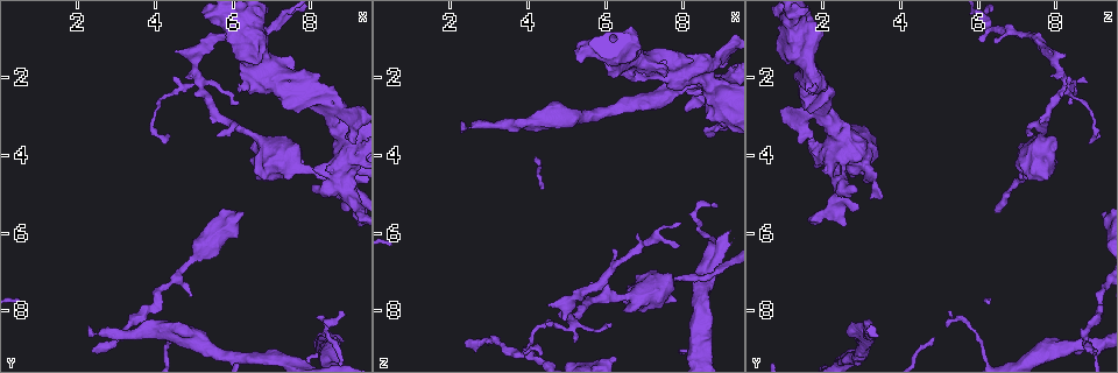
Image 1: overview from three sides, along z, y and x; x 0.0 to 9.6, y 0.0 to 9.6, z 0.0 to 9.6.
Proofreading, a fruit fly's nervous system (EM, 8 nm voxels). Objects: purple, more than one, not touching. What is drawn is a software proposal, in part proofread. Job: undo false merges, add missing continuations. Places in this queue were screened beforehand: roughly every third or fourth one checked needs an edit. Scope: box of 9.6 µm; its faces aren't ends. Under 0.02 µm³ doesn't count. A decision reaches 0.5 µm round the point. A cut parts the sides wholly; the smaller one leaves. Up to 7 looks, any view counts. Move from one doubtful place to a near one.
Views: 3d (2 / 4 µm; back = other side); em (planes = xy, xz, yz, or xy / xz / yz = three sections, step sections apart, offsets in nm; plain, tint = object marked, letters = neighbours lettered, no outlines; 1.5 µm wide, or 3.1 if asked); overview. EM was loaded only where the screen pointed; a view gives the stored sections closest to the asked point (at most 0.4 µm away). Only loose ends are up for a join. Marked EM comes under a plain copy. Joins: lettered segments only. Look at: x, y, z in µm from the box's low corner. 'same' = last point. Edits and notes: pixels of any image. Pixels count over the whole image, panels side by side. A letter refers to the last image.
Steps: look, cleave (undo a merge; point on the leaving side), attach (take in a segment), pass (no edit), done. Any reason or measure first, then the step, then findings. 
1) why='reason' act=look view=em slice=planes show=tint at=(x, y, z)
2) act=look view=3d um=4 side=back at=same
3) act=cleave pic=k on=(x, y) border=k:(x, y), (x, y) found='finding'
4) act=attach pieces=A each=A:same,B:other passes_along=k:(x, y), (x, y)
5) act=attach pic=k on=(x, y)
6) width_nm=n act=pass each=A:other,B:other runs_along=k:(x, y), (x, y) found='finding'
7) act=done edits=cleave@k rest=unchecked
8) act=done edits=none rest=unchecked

act=look view=em slice=planes show=letters at=(2.30, 8.40, 3.25)

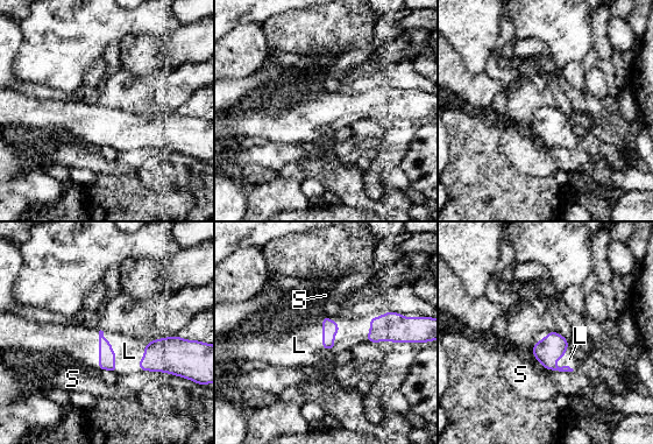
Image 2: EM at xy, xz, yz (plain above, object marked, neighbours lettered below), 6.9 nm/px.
longest_contact=L:260nm act=attach pieces=L each=L:same,S:other passes_along=2:(329, 329), (323, 336), (299, 345) found='it goes on there'

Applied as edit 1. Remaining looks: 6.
why='redraw' act=look view=overview

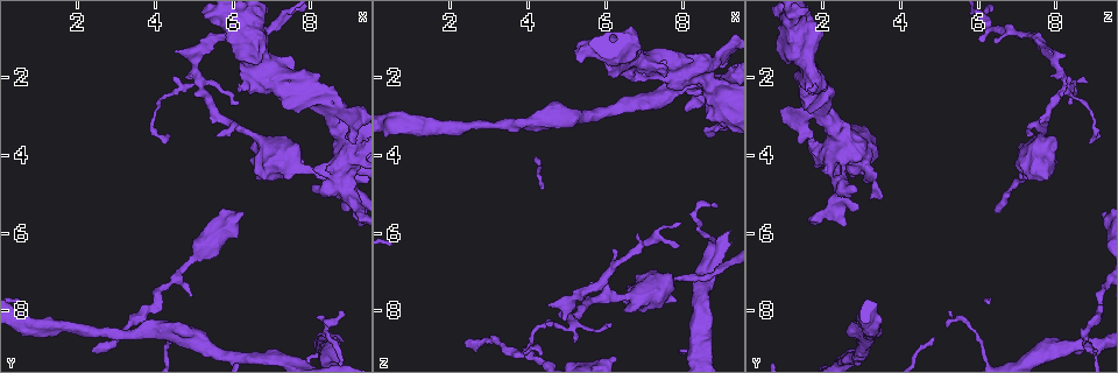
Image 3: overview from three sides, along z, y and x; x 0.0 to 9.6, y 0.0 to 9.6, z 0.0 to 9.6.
why='an open end' act=look view=em slice=planes show=tint at=(2.40, 9.05, 8.85)

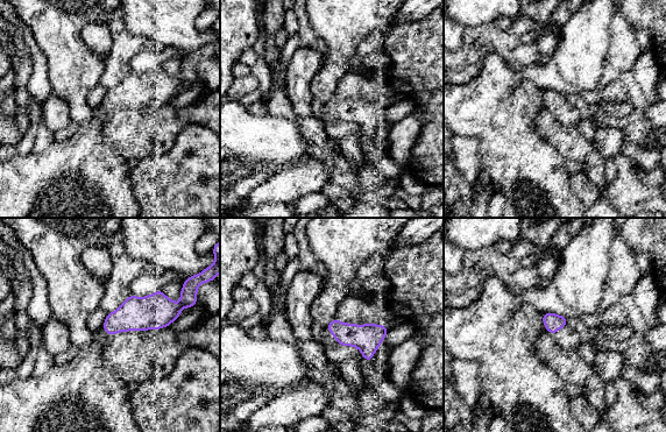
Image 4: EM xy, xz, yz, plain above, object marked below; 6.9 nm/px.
act=look view=em slice=planes show=letters at=same

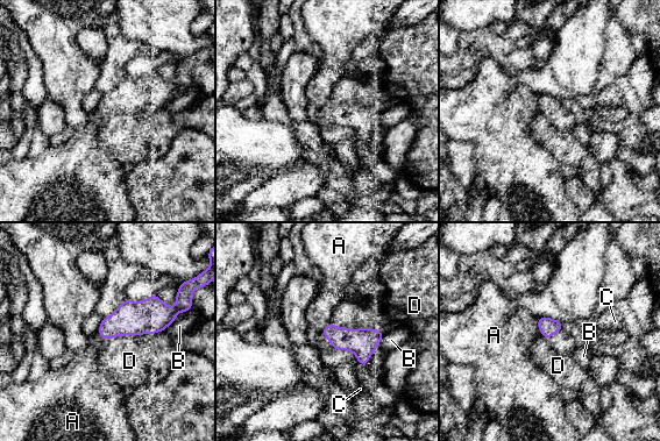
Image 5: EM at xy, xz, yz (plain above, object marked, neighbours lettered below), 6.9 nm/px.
longest_contact=D:400nm act=pass each=A:other,B:other,C:other,D:other found='none of them fits'

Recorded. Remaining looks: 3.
why='calibre changes' act=look view=em slice=planes show=letters at=(7.00, 2.00, 1.65)

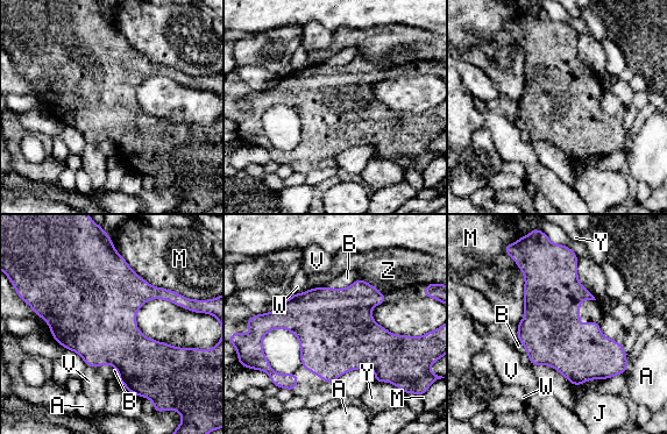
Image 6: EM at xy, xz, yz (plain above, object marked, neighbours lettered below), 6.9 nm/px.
width_nm=380 act=pass each=A:other,B:other,J:other,M:other,V:other,W:other,Y:other,Z:other border=6:(114, 248), (147, 282), (183, 297) found='continuous, no second neuron'

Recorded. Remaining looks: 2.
act=done edits=attach@2 rest=unchecked

